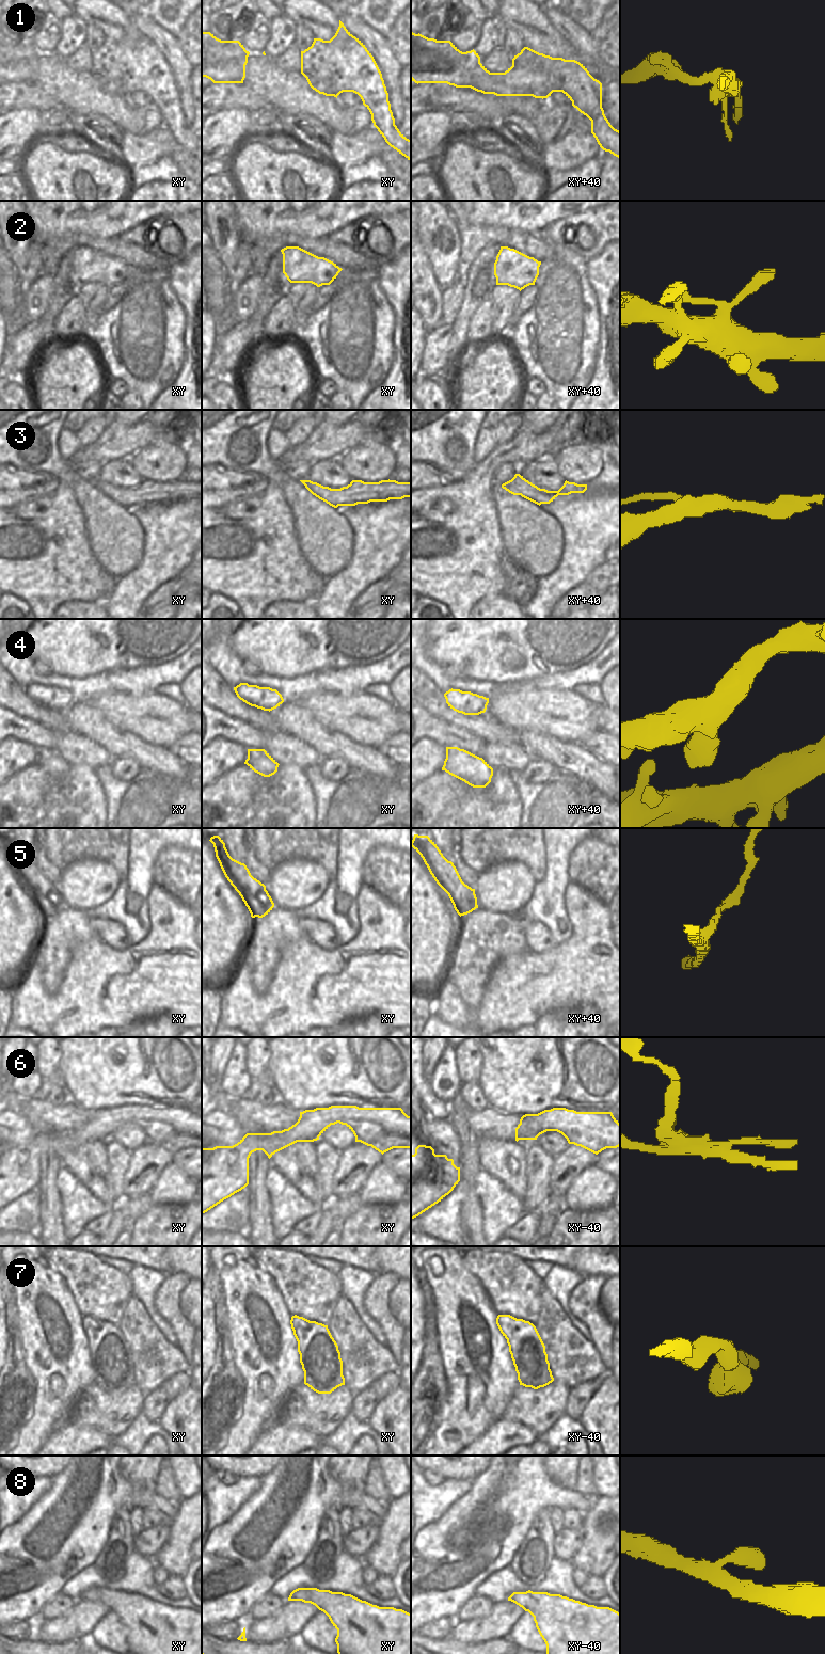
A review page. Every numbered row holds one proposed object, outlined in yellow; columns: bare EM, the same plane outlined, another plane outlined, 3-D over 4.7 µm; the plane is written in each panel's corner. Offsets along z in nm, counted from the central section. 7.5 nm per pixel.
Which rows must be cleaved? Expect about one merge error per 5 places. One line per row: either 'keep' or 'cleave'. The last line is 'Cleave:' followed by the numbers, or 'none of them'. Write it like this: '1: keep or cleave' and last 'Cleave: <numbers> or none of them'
1: cleave
2: keep
3: cleave
4: keep
5: cleave
6: keep
7: keep
8: keep
Cleave: 1, 3, 5

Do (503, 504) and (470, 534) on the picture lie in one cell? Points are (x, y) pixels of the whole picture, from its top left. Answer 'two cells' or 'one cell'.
two cells

